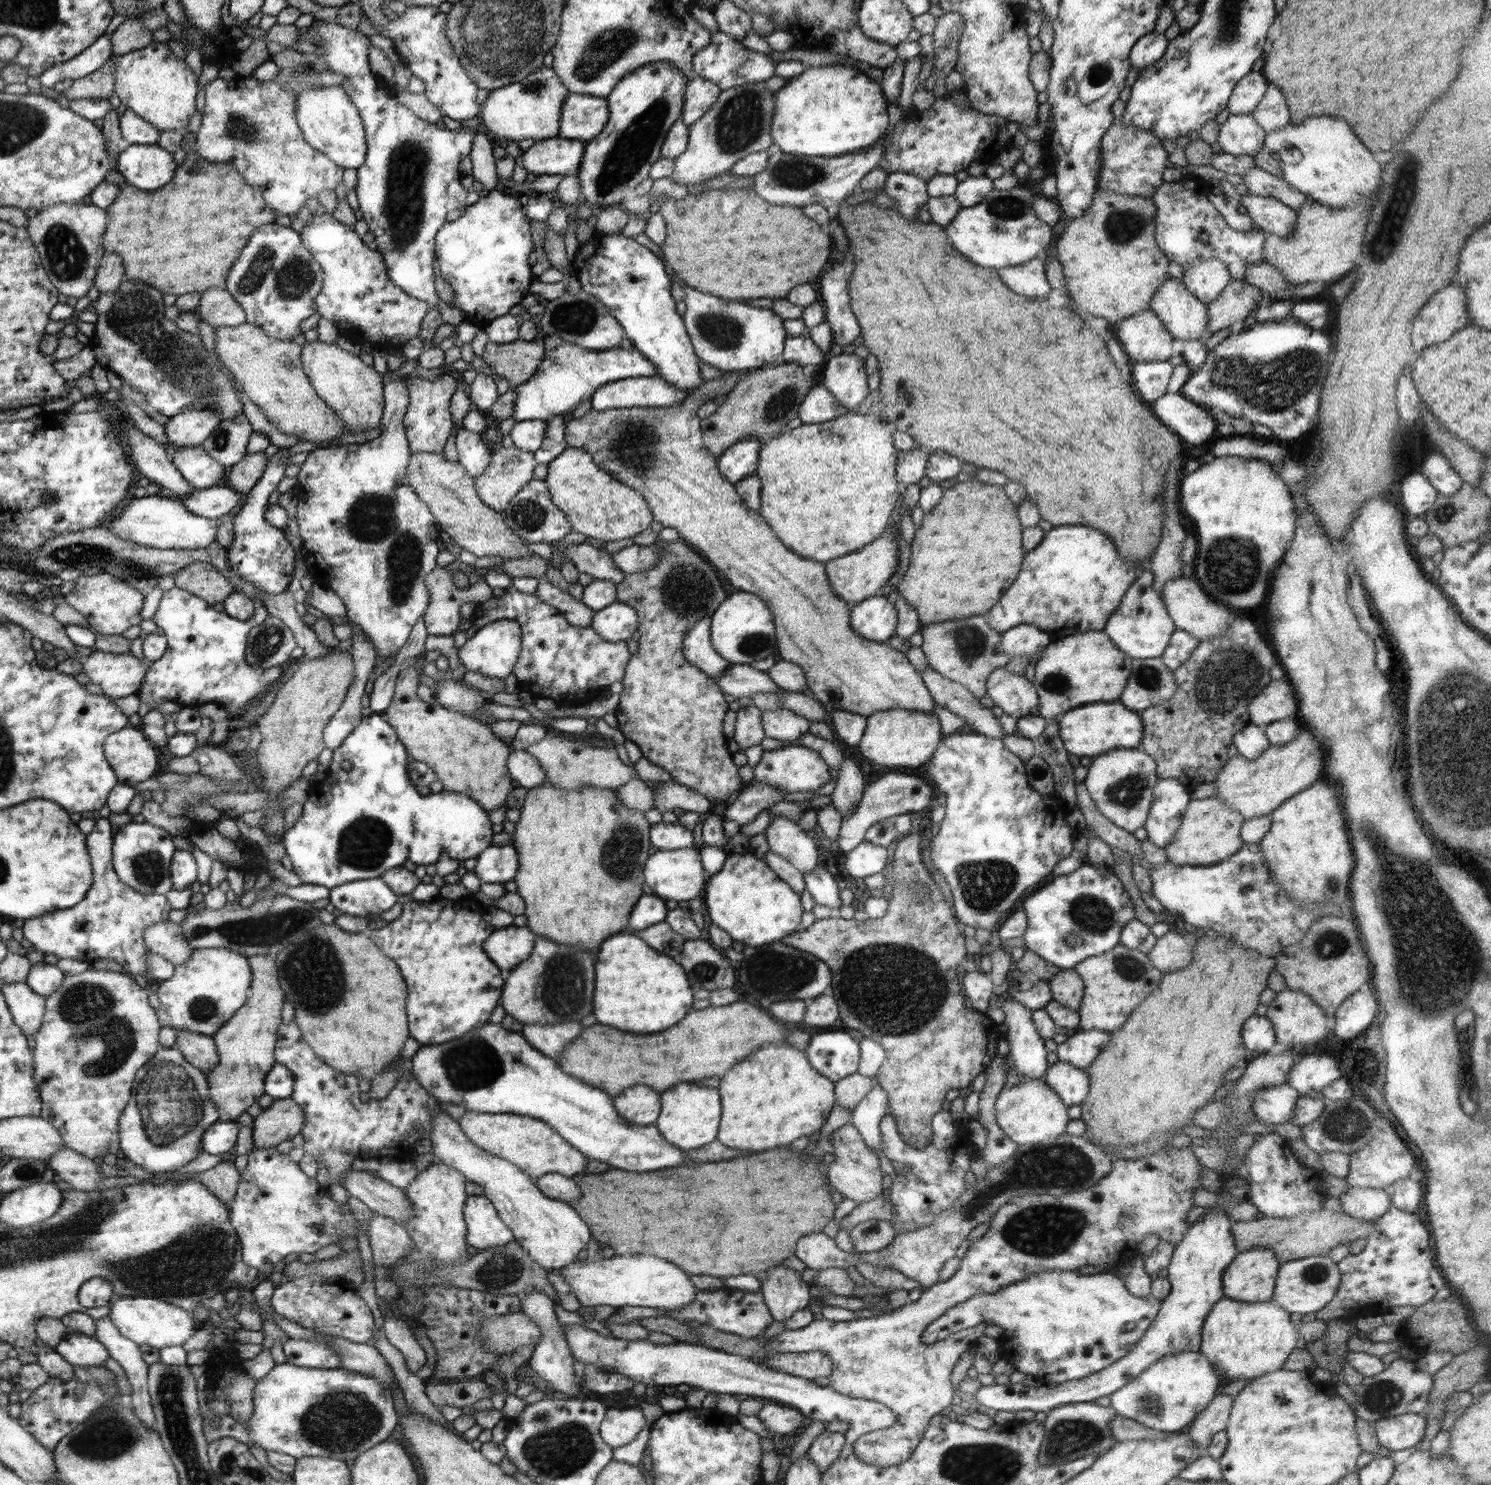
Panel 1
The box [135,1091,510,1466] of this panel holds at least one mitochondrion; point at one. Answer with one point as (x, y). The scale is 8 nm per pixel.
(341, 1421)

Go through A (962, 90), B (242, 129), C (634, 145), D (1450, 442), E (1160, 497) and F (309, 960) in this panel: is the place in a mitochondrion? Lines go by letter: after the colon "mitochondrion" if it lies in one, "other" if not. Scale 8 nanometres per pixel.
A: other
B: mitochondrion
C: mitochondrion
D: other
E: other
F: mitochondrion

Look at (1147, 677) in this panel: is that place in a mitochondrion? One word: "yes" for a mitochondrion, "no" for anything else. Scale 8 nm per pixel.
yes

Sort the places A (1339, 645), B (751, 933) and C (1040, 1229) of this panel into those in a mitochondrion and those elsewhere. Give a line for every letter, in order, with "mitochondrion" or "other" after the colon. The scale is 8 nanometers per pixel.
A: mitochondrion
B: other
C: mitochondrion

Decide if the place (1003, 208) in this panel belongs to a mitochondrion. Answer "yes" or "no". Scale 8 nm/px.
yes

